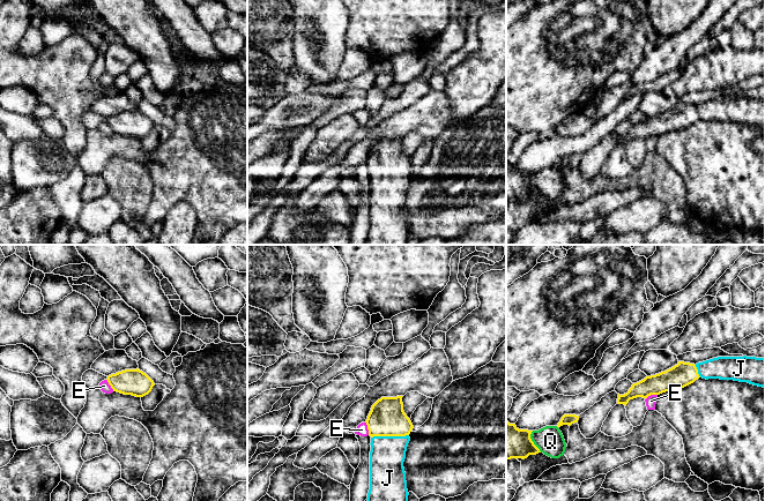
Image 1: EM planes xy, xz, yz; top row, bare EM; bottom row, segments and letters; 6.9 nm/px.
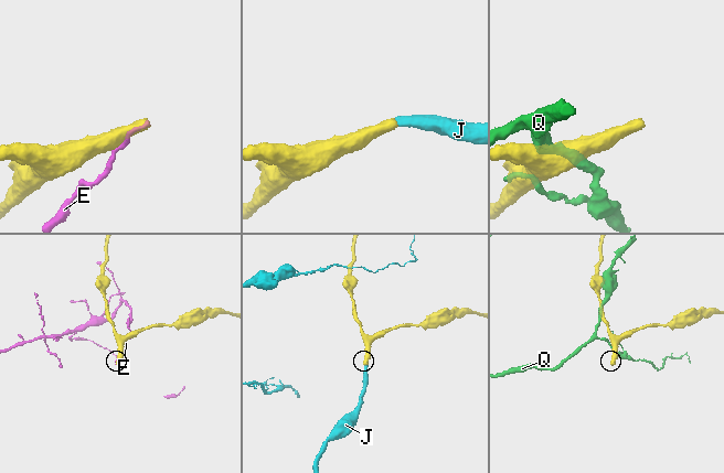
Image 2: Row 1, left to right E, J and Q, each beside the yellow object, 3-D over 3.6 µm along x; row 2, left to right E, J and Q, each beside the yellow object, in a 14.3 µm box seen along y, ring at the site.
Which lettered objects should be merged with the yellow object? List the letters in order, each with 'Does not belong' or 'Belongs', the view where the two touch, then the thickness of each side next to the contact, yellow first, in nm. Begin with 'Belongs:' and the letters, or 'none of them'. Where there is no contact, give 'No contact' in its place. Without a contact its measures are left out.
Belongs: J
E: Does not belong. Touches yellow in xz. Thickness 260 nm (yellow) against 80 nm
J: Belongs. Touches yellow in xz. Thickness 260 nm (yellow) against 240 nm
Q: Does not belong. Touches yellow in yz. Thickness 240 nm (yellow) against 190 nm

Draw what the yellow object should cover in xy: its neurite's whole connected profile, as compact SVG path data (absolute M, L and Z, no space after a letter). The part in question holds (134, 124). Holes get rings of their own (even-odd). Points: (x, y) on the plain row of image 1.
M139 110L111 115L106 121L113 133L135 139L148 136L155 127L154 122Z

